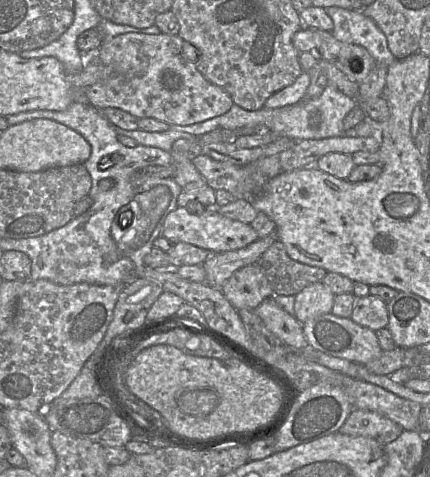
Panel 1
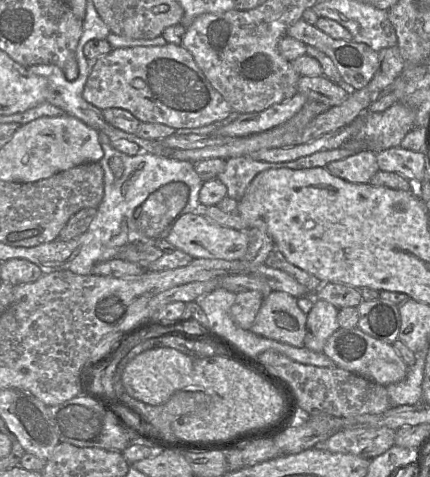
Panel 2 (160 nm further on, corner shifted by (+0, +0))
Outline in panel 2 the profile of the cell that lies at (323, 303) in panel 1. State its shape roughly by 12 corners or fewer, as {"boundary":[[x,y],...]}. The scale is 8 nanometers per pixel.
{"boundary":[[314,300],[307,313],[305,347],[322,353],[340,327],[338,310]]}

